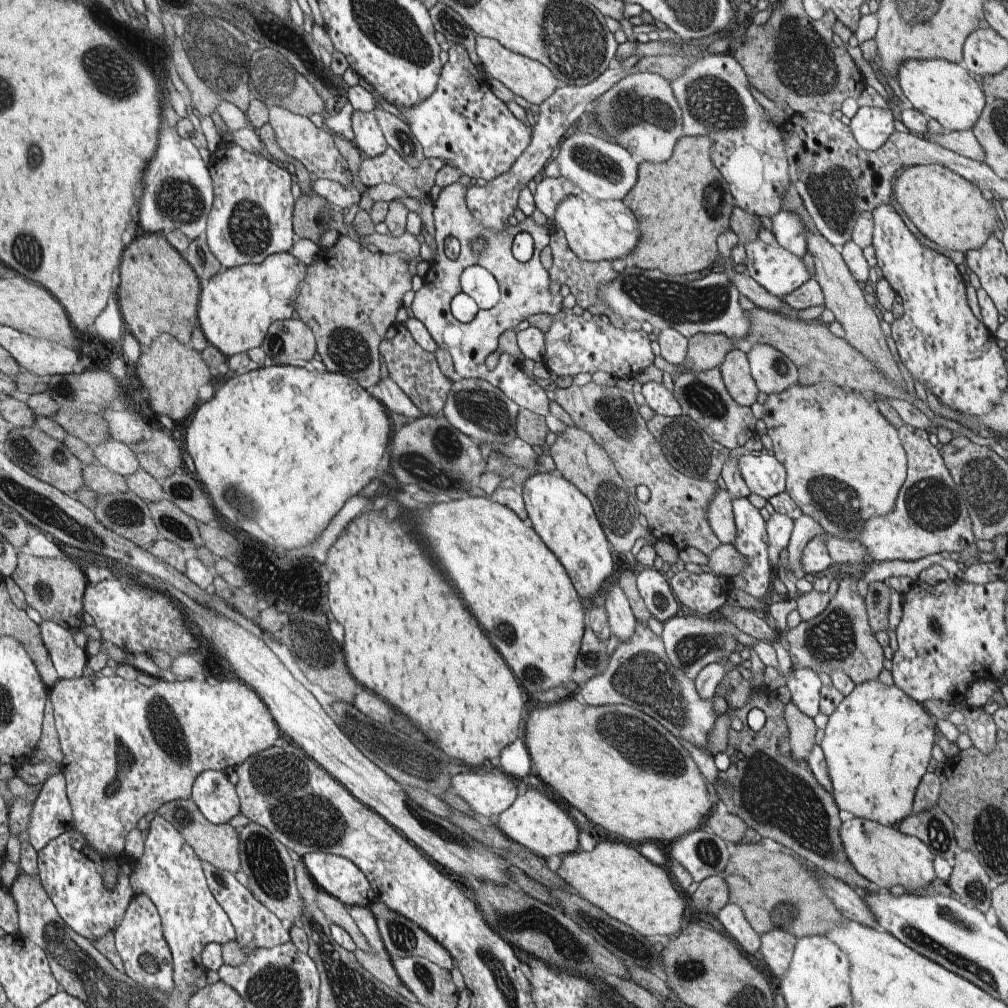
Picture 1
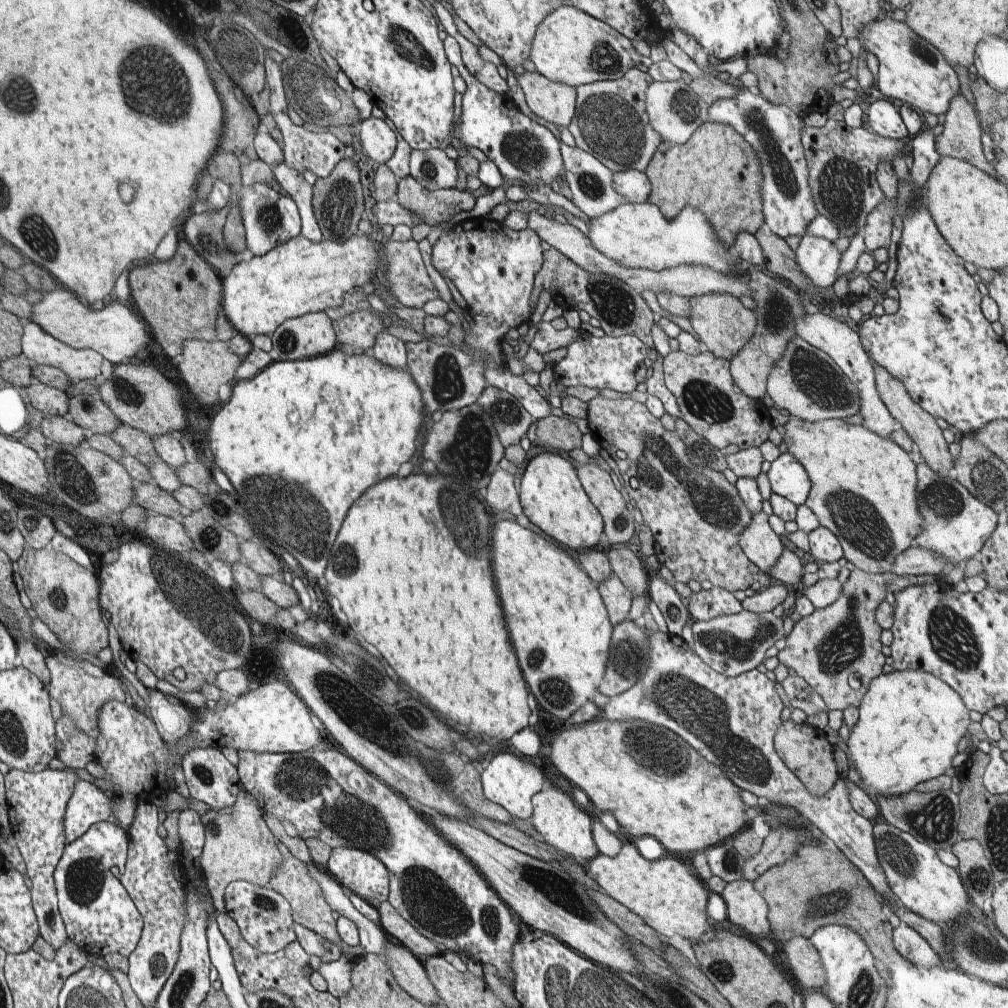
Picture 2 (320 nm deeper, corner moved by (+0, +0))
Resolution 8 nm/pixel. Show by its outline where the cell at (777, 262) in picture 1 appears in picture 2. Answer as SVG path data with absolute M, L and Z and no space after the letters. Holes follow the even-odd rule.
M804 235L794 251L798 270L815 289L832 288L842 253L826 238Z

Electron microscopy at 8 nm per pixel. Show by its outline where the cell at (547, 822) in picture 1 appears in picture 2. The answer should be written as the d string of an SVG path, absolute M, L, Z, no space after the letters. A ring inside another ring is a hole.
M553 786L534 794L532 798L532 815L530 823L544 837L544 842L556 849L560 855L568 856L574 861L585 864L600 853L592 836L592 824L595 813L581 809L568 794Z

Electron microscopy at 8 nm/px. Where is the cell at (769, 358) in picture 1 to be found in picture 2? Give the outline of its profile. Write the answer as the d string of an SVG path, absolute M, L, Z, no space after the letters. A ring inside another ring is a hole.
M800 336L790 338L782 358L772 368L767 393L778 410L786 409L794 417L809 422L845 419L860 412L860 394L854 382L843 374L828 354L811 346Z

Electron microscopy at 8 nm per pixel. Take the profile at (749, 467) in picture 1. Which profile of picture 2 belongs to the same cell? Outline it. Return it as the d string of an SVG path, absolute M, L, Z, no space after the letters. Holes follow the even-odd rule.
M781 454L766 472L772 492L790 500L796 507L805 505L810 492L810 478L792 454Z

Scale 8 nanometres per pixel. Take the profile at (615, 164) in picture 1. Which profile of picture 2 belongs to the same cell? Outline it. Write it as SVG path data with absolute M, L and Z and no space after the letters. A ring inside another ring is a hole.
M636 168L613 172L613 188L631 203L647 203L651 194L648 176Z

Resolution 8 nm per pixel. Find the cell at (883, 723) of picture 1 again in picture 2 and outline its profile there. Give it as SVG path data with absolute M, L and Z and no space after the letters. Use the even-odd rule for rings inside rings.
M922 670L890 672L874 678L858 706L859 718L850 730L846 745L852 767L860 775L862 789L873 799L880 796L900 796L918 784L945 774L958 753L958 742L970 726L969 711L962 698L940 678Z

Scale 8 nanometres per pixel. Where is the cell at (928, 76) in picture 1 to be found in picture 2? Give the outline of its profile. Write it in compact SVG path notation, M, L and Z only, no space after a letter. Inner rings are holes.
M891 17L880 18L866 24L857 39L862 44L863 53L871 51L880 64L875 88L880 97L901 100L908 106L920 108L921 113L929 112L939 116L948 112L950 100L961 93L953 66L946 62L934 46L910 30L906 22L898 22Z

